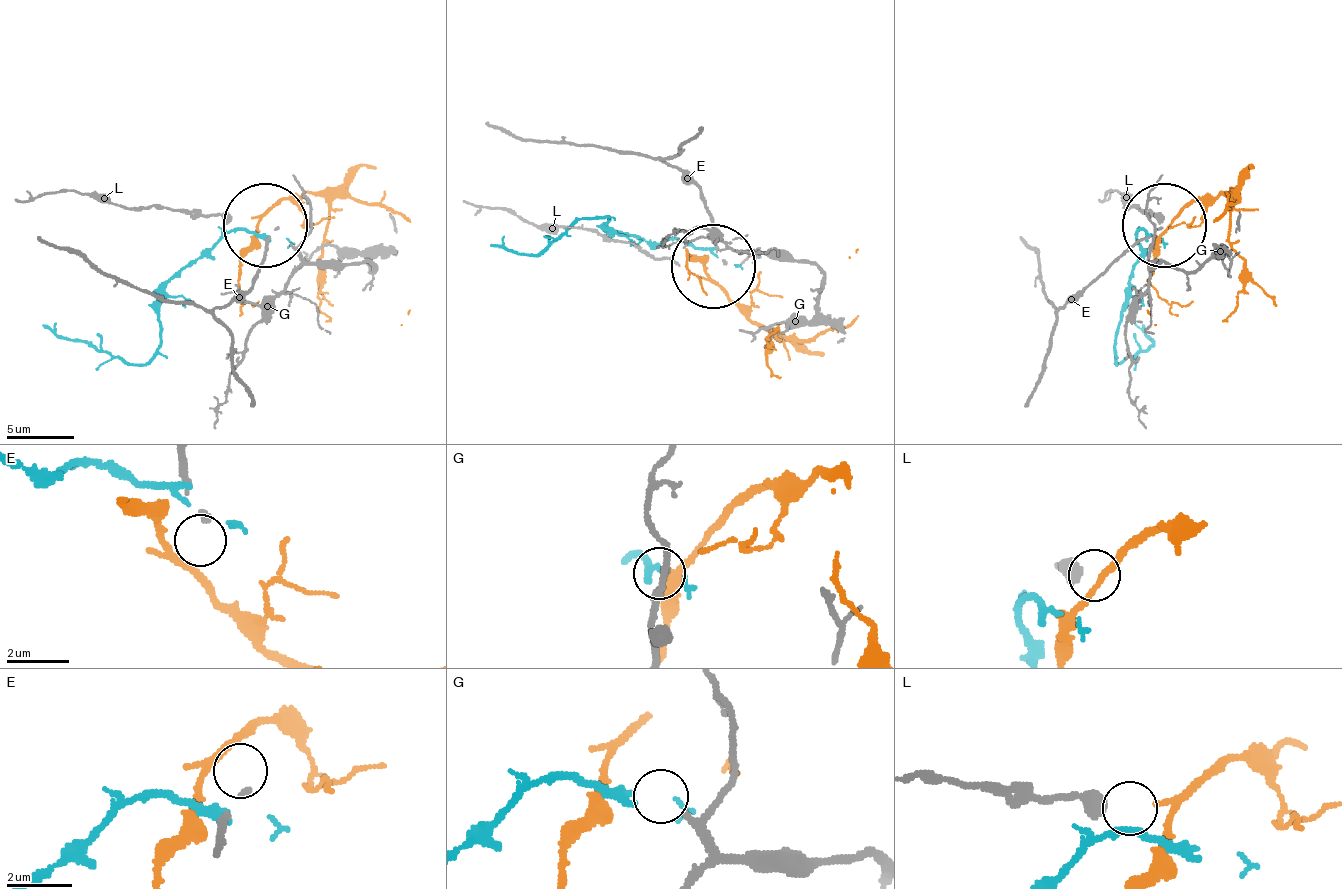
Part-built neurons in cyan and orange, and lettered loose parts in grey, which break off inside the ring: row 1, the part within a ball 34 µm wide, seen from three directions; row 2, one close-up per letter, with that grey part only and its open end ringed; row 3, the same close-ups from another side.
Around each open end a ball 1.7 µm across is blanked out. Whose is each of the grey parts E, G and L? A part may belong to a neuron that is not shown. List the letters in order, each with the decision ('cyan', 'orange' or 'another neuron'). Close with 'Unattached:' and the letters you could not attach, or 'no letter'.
E: another neuron
G: cyan
L: orange
Unattached: E

